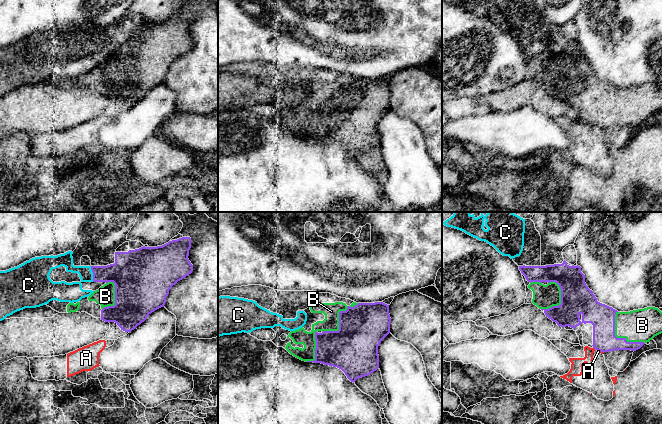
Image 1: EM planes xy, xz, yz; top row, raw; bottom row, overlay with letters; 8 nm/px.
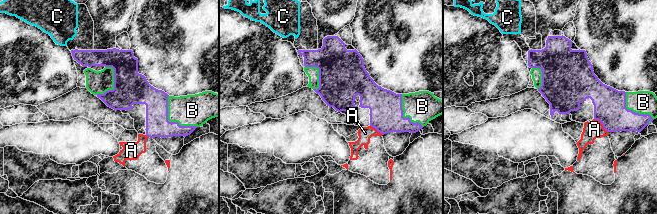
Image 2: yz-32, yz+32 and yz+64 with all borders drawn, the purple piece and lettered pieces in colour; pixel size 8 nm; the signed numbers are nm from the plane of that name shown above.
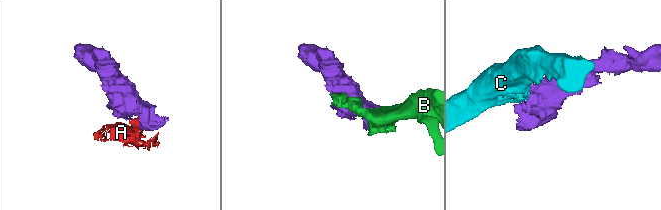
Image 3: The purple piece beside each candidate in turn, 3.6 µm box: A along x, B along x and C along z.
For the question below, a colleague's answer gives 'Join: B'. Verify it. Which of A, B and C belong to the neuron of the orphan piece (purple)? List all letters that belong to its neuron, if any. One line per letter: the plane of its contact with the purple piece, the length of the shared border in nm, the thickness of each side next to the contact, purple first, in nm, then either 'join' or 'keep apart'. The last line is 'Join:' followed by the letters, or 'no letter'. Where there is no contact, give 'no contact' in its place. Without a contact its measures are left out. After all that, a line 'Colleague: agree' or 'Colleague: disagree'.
A: yz | 30 nm | 200/100 nm | keep apart
B: yz | 340 nm | 200/260 nm | join
C: xy | 130 nm | 240/160 nm | keep apart
Join: B
Colleague: agree

